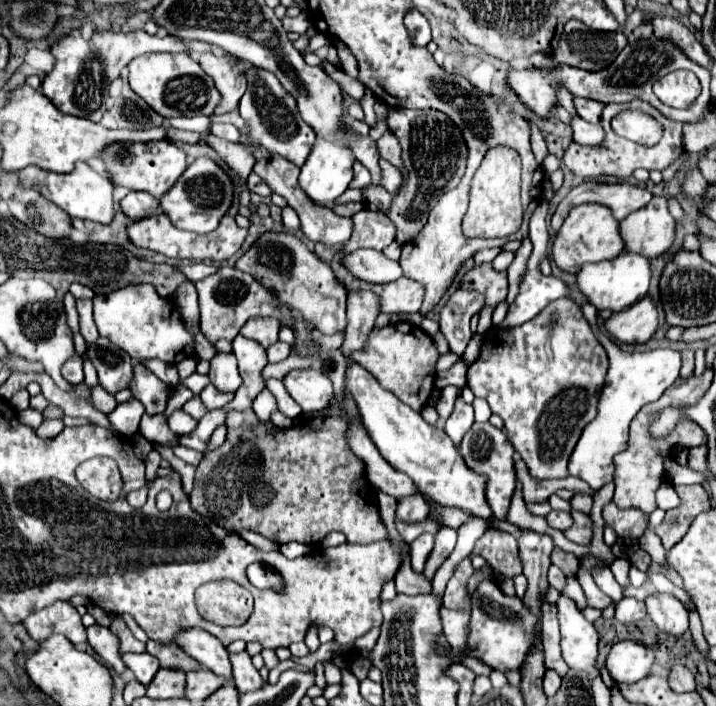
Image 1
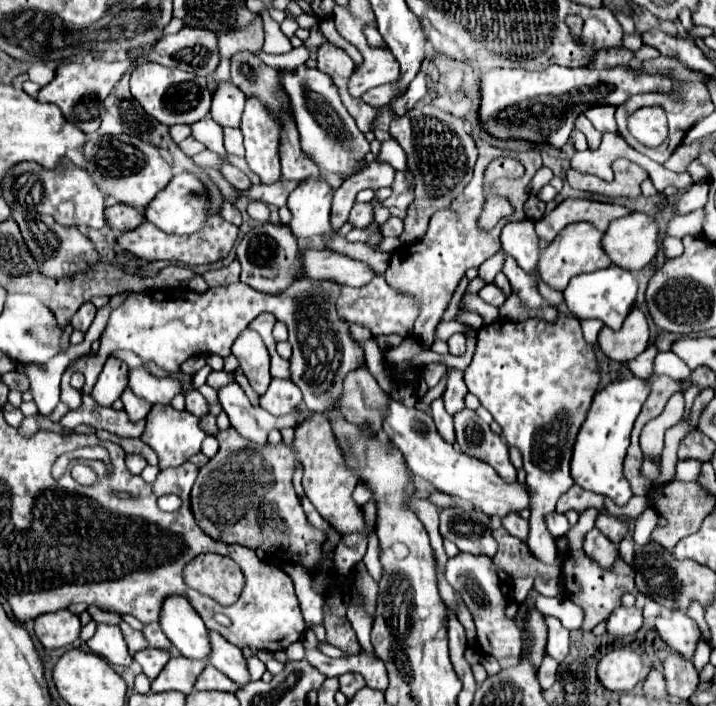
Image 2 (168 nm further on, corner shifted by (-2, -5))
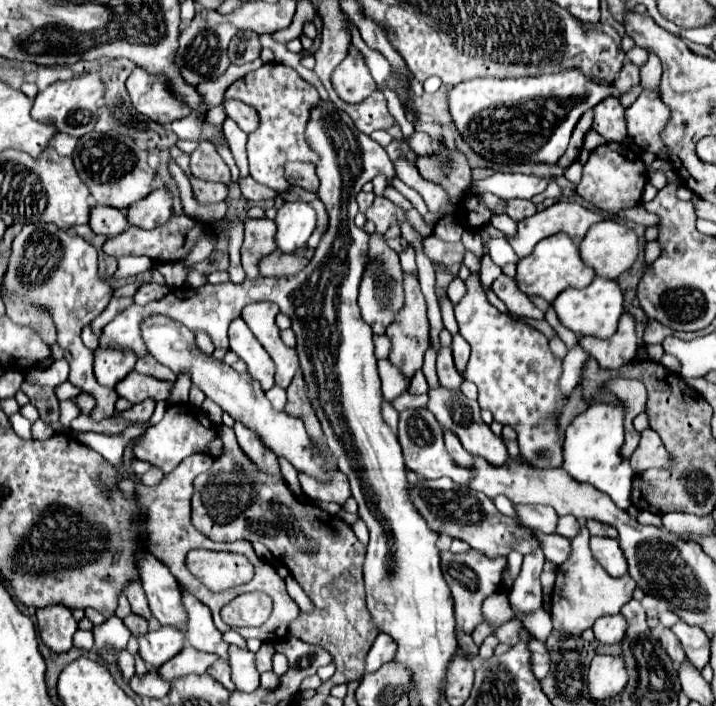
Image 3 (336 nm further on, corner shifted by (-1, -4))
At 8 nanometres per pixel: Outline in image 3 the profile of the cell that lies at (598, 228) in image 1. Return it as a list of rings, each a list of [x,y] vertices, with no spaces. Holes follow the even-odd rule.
[[[567,233],[551,235],[537,243],[535,251],[527,257],[523,257],[517,263],[517,285],[525,295],[539,295],[545,301],[553,303],[553,299],[565,291],[567,287],[585,287],[595,277],[595,271],[587,267],[581,259],[579,245],[573,243],[573,239]]]

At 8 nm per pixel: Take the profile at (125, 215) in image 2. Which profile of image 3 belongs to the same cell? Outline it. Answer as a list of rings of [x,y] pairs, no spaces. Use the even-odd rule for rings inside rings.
[[[93,207],[91,215],[89,215],[89,225],[93,229],[93,233],[101,233],[107,237],[115,237],[119,233],[123,233],[129,225],[127,215],[121,209],[115,207]]]

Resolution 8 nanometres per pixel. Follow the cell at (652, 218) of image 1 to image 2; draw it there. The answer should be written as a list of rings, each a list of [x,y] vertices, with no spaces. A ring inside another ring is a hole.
[[[634,212],[610,222],[602,246],[610,262],[630,272],[642,270],[658,252],[658,226],[654,218]]]

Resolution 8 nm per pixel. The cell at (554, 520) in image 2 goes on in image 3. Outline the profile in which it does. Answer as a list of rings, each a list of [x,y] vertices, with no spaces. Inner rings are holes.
[[[529,505],[529,507],[515,507],[523,525],[529,529],[537,529],[543,533],[553,533],[557,529],[557,513],[553,507],[541,507],[541,505]]]

